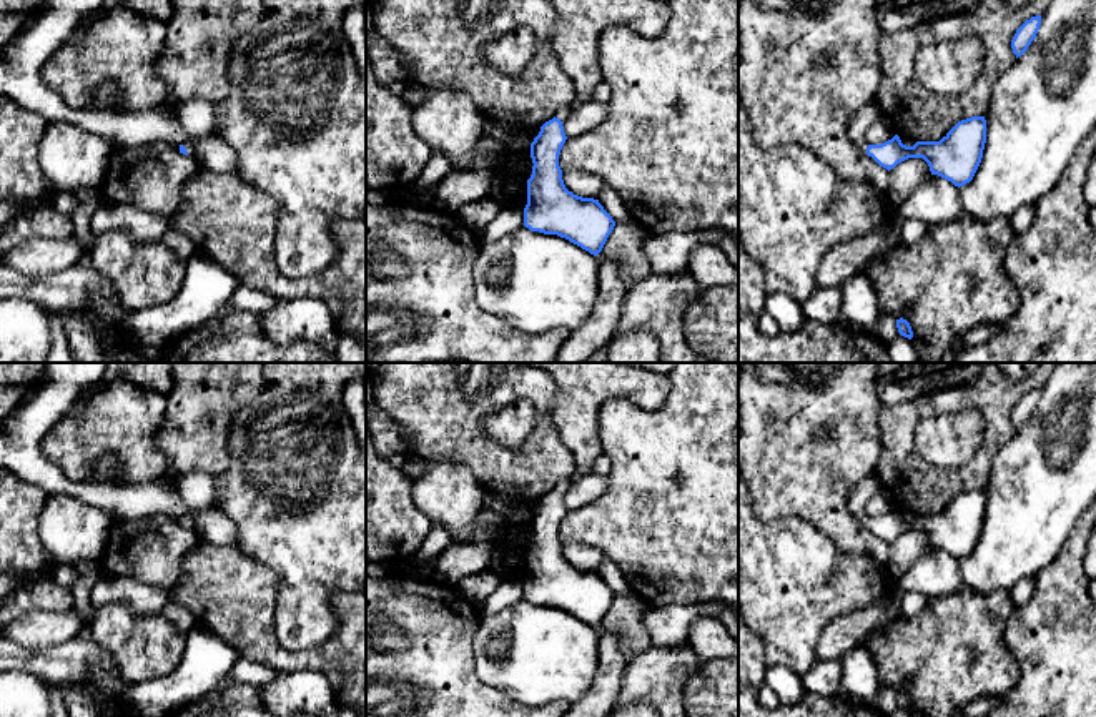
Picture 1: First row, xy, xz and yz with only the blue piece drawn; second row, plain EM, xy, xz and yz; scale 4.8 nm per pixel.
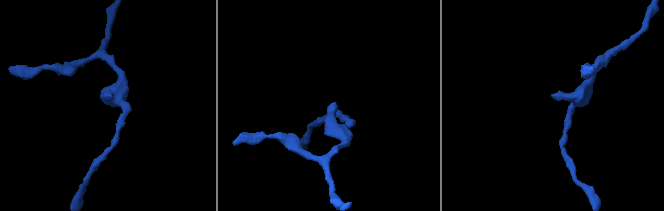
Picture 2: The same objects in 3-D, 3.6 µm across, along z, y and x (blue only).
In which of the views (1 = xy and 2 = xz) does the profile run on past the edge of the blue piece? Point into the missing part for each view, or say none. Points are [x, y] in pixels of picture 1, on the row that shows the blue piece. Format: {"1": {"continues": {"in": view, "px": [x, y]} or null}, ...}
{"1": {"continues": {"in": "xy", "px": [197, 117]}}, "2": {"continues": {"in": "xz", "px": [564, 112]}}}

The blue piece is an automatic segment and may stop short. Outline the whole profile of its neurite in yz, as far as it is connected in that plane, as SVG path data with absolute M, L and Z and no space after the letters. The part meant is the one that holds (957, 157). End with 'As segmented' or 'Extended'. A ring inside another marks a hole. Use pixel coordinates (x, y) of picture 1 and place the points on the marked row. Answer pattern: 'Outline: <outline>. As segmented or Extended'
Outline: M871 98L848 125L852 143L880 166L890 171L908 158L923 158L931 175L938 175L958 188L973 180L986 143L985 116L958 121L940 141L916 141L913 146L906 146L895 135L881 145L868 145L865 135L880 116L883 116L881 105Z. Extended

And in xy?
Outline: M188 100L176 111L176 118L183 130L190 135L190 140L180 145L180 153L195 155L193 141L201 136L215 135L216 115L215 103L206 100Z. Extended

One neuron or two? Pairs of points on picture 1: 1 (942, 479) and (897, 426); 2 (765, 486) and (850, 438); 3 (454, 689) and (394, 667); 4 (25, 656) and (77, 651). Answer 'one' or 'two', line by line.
1: one
2: one
3: one
4: one

